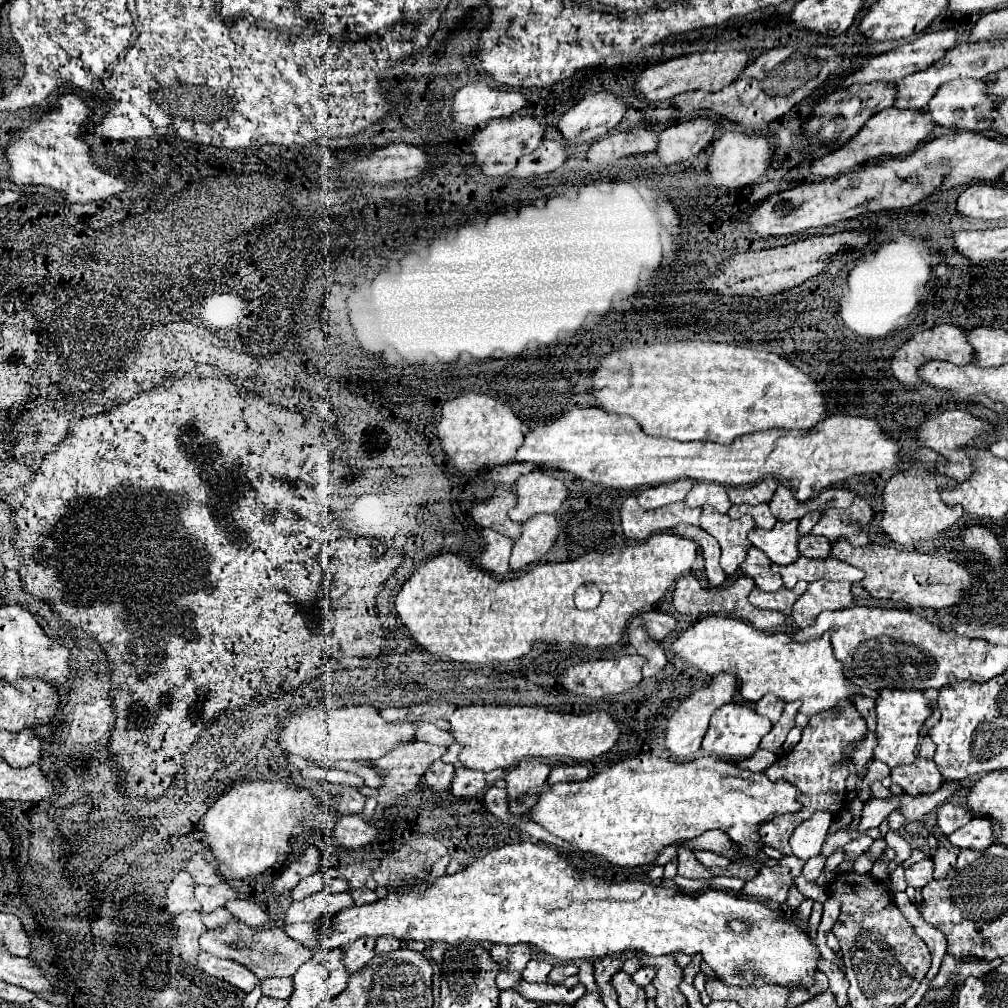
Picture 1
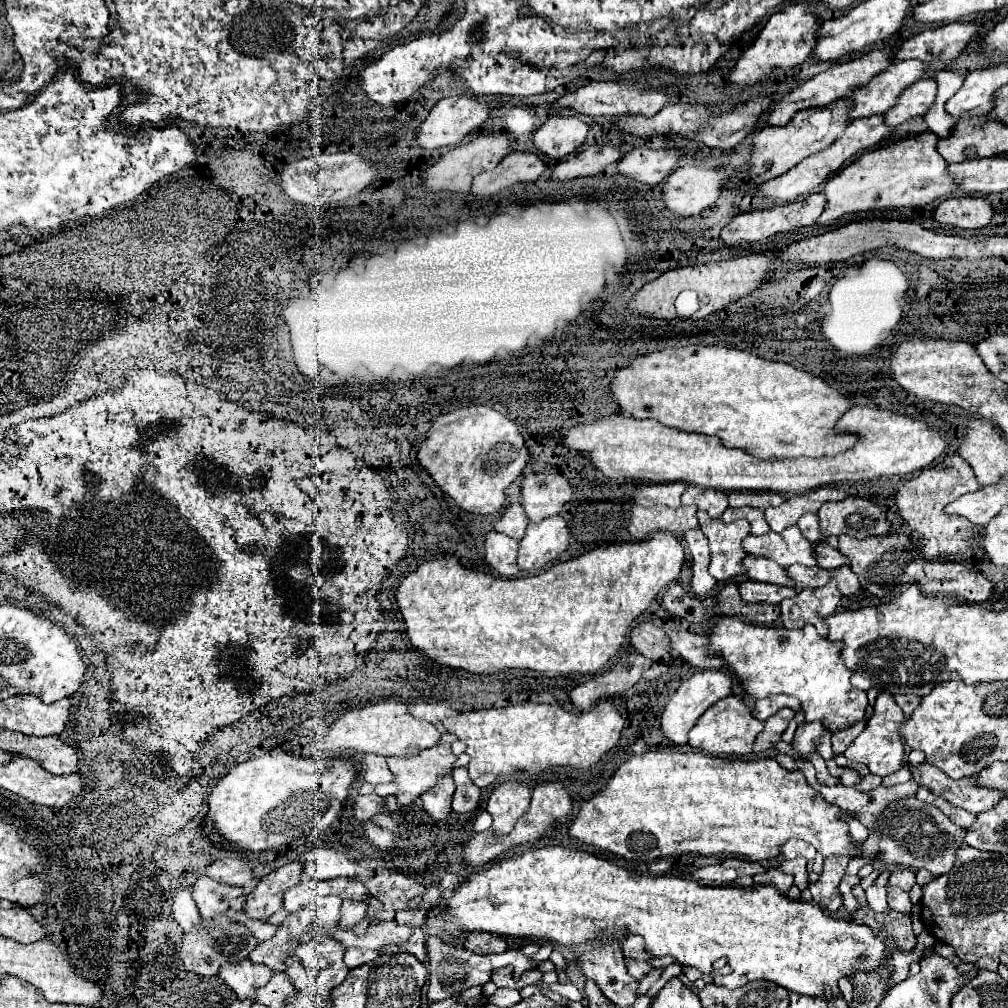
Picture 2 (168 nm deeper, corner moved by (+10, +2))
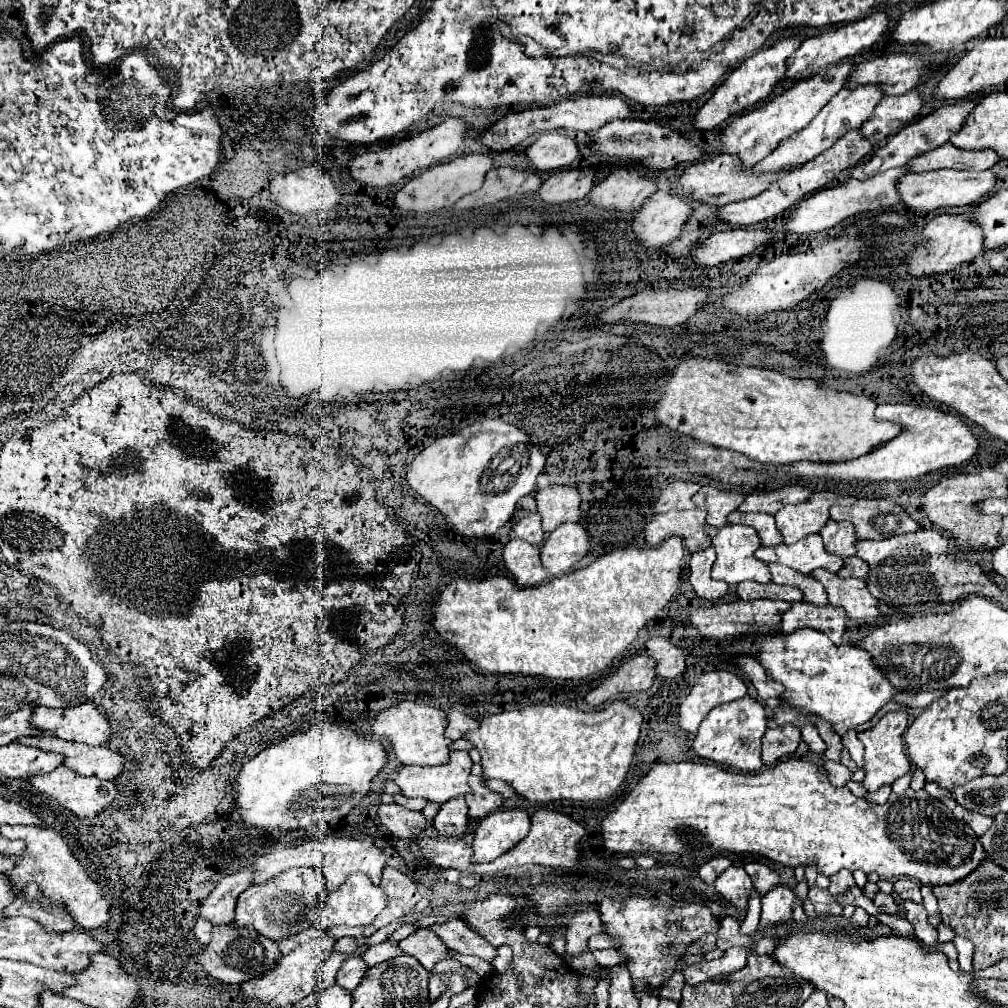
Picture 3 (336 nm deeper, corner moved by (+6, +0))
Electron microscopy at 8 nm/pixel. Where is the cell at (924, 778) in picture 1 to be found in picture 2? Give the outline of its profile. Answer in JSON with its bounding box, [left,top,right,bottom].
[912,764,1004,814]

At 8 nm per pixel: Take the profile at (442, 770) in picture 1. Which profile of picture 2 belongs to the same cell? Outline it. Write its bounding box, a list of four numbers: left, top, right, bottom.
[422,776,454,822]

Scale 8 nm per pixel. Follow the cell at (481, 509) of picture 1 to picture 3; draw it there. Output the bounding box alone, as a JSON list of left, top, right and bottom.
[514,512,544,546]

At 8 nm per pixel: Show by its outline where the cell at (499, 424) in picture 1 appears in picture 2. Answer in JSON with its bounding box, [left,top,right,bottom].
[418,406,530,516]

